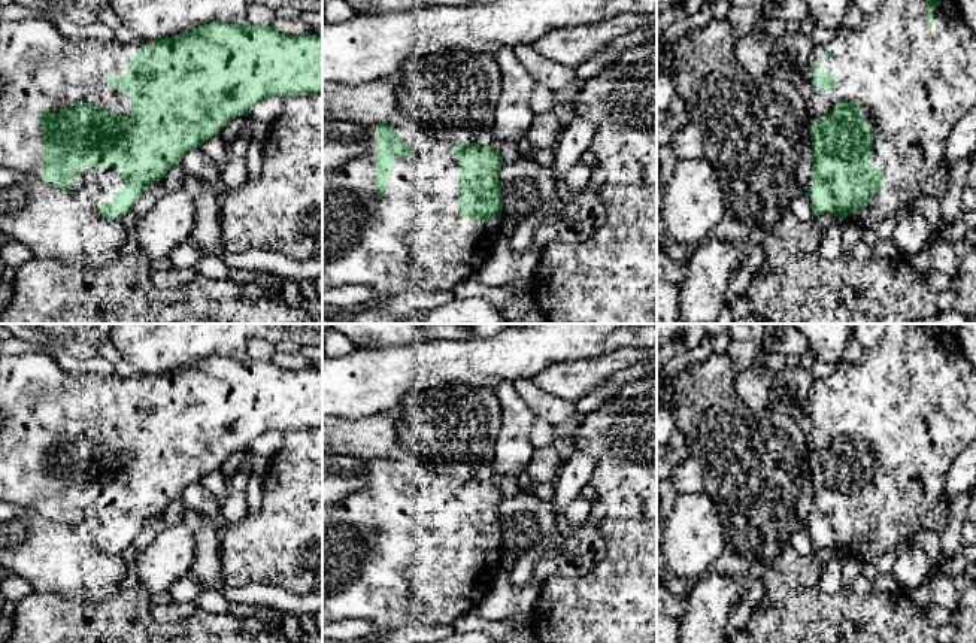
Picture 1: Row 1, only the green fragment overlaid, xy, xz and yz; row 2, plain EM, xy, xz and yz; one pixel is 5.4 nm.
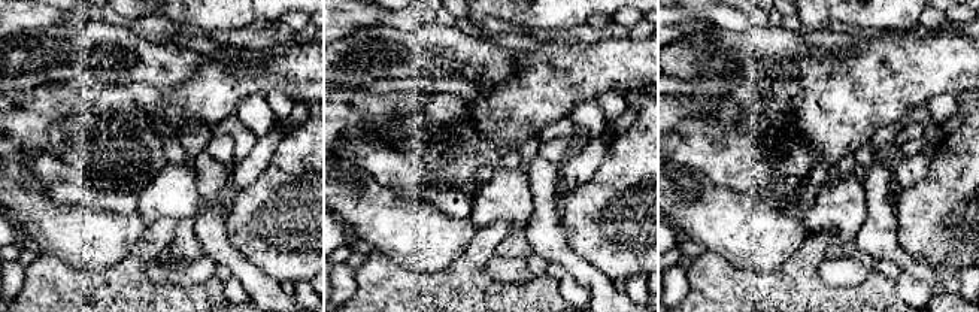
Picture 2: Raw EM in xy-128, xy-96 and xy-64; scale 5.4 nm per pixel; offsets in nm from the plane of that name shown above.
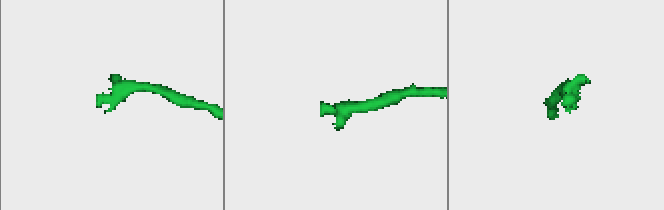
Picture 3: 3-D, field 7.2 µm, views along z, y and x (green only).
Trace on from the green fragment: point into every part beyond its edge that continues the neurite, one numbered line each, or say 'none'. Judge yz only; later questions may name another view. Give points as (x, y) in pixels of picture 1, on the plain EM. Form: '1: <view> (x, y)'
1: yz (914, 419)

